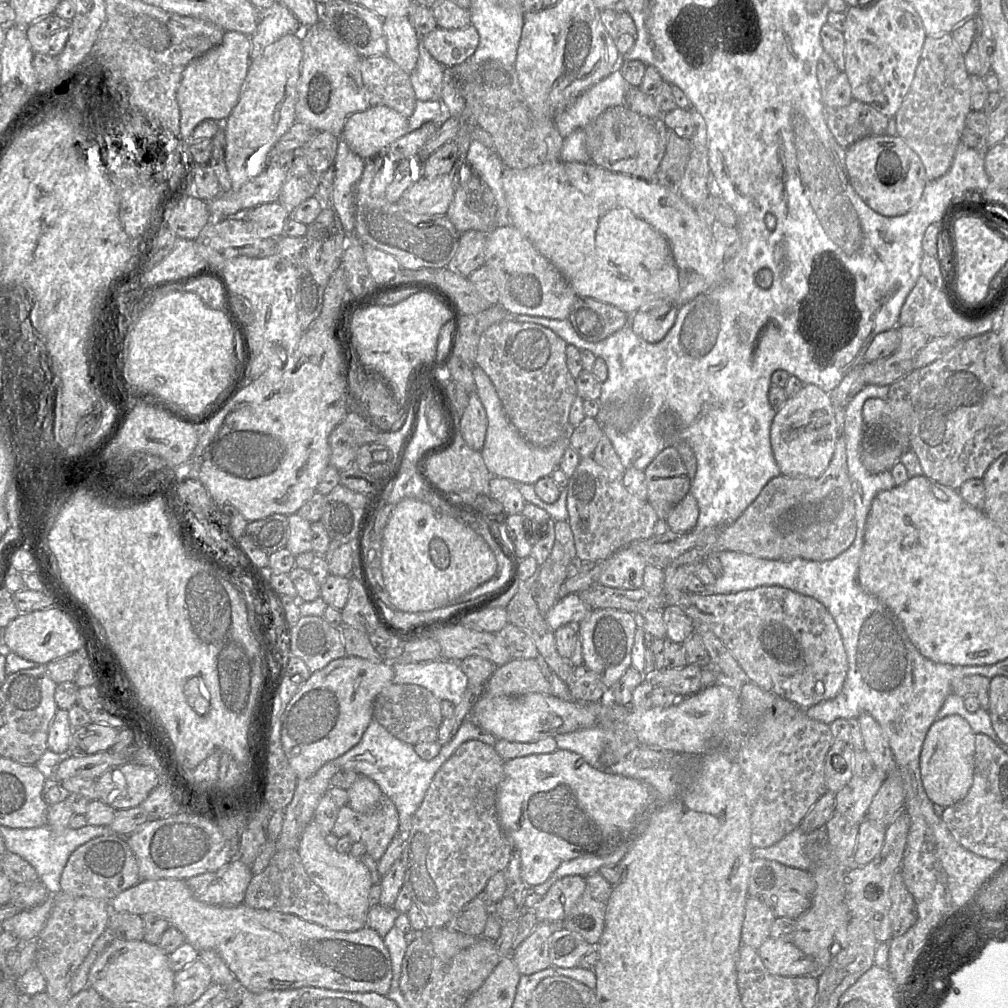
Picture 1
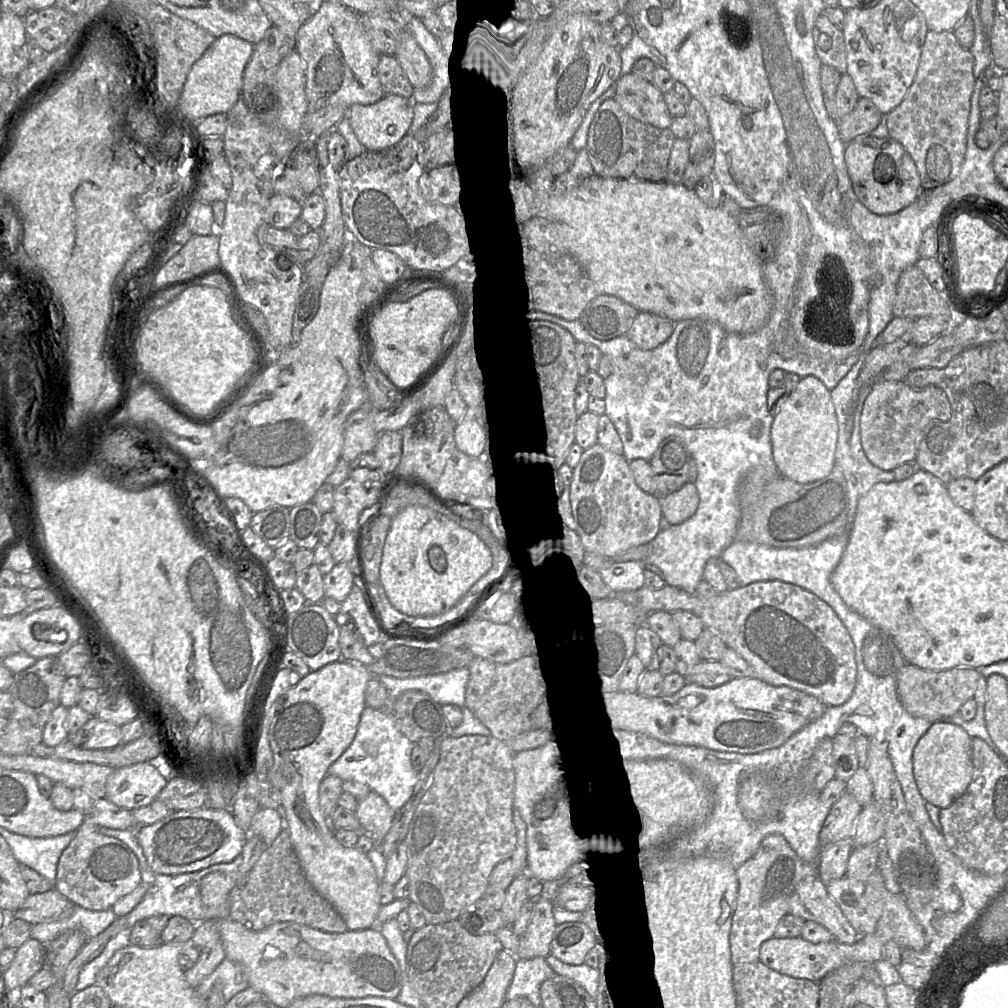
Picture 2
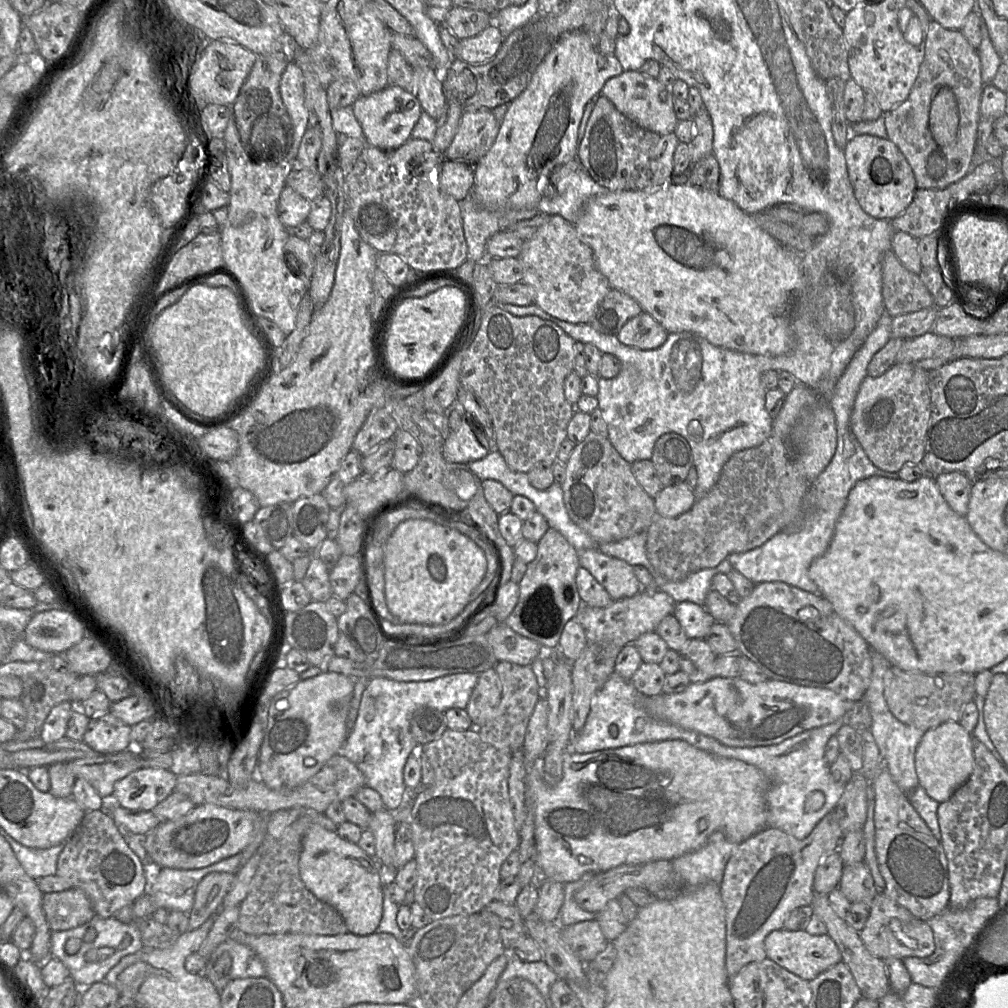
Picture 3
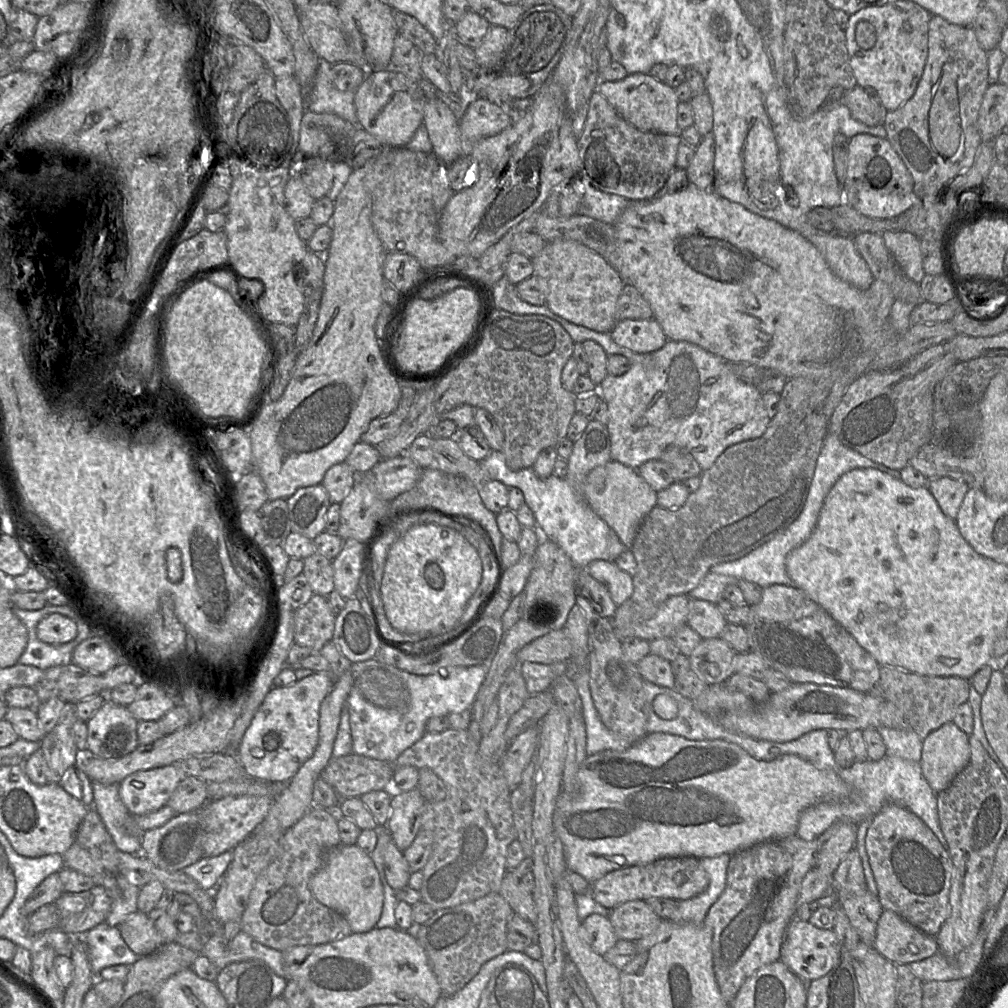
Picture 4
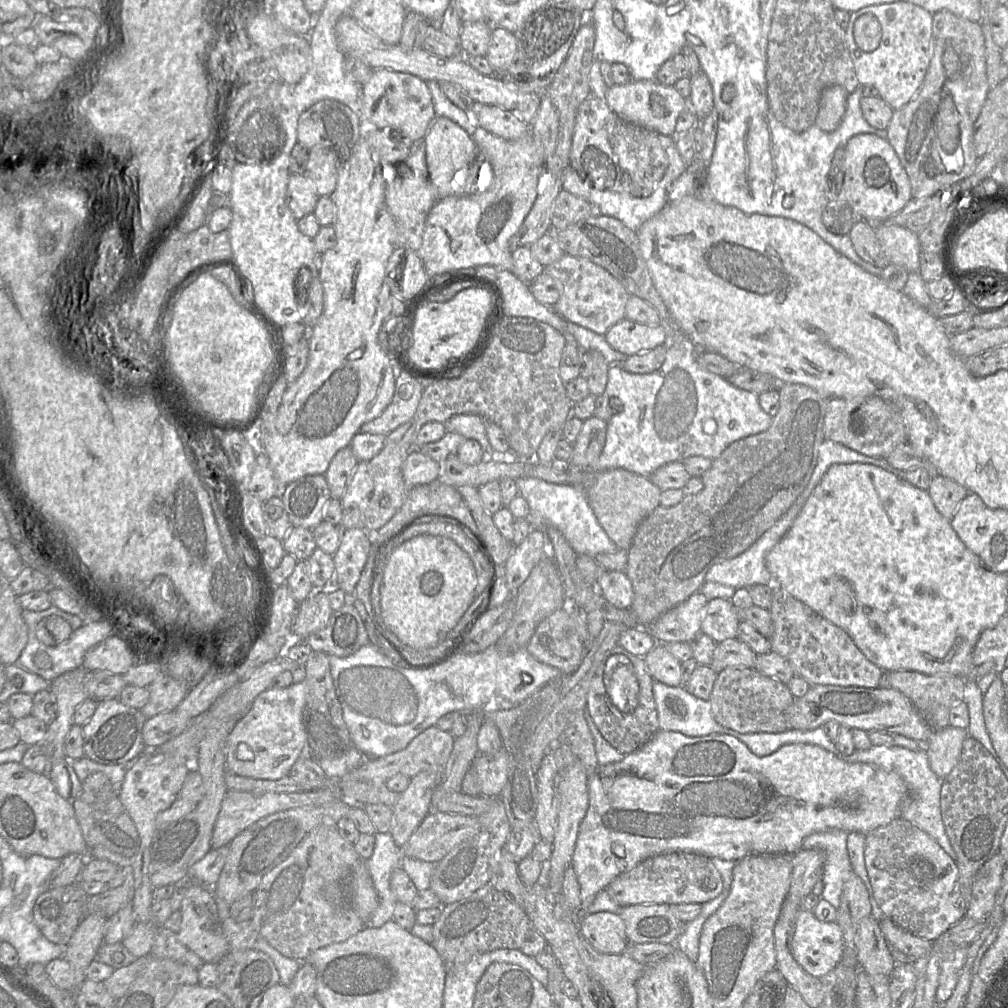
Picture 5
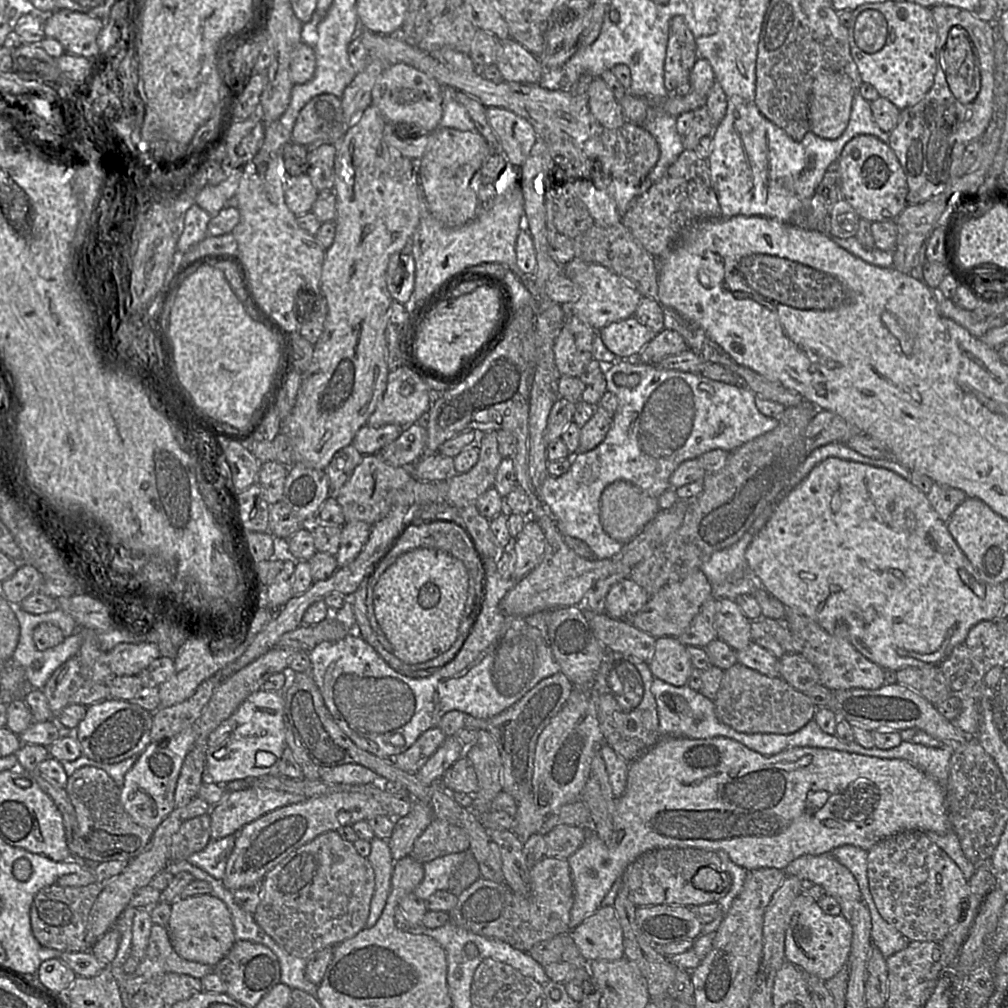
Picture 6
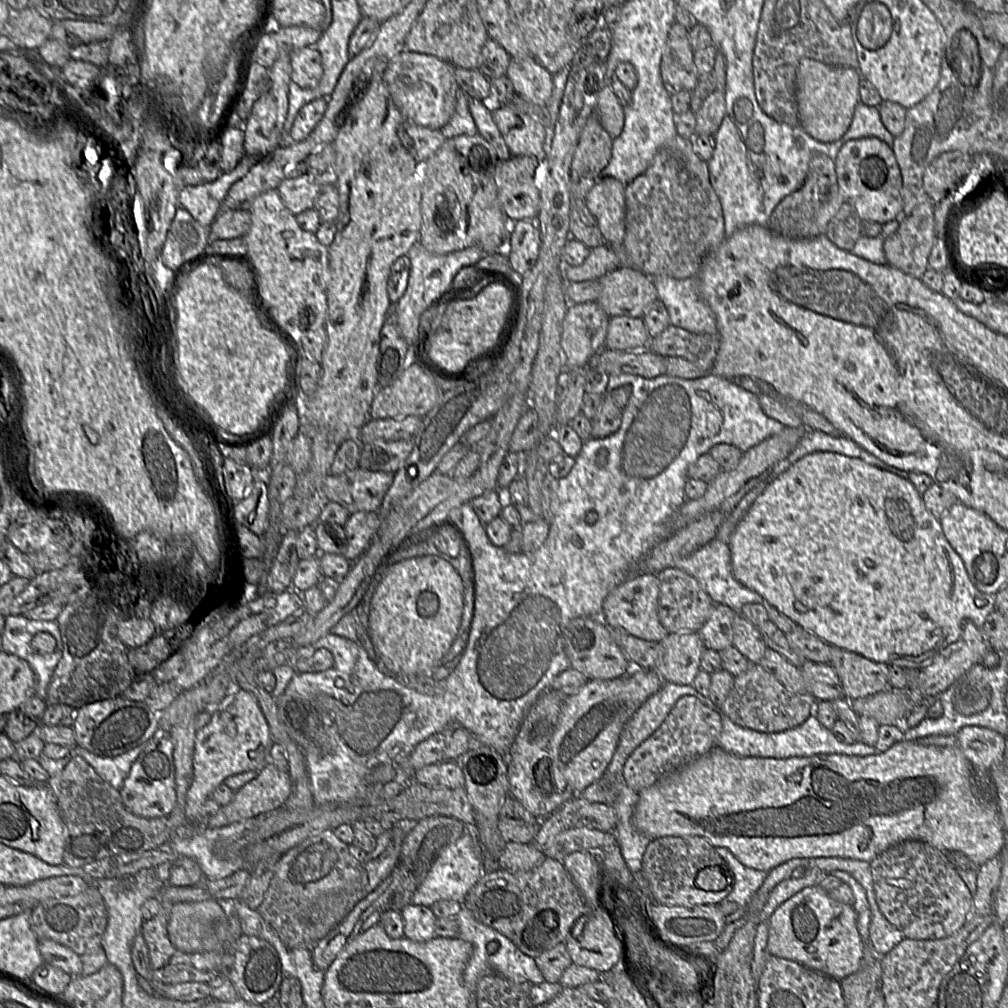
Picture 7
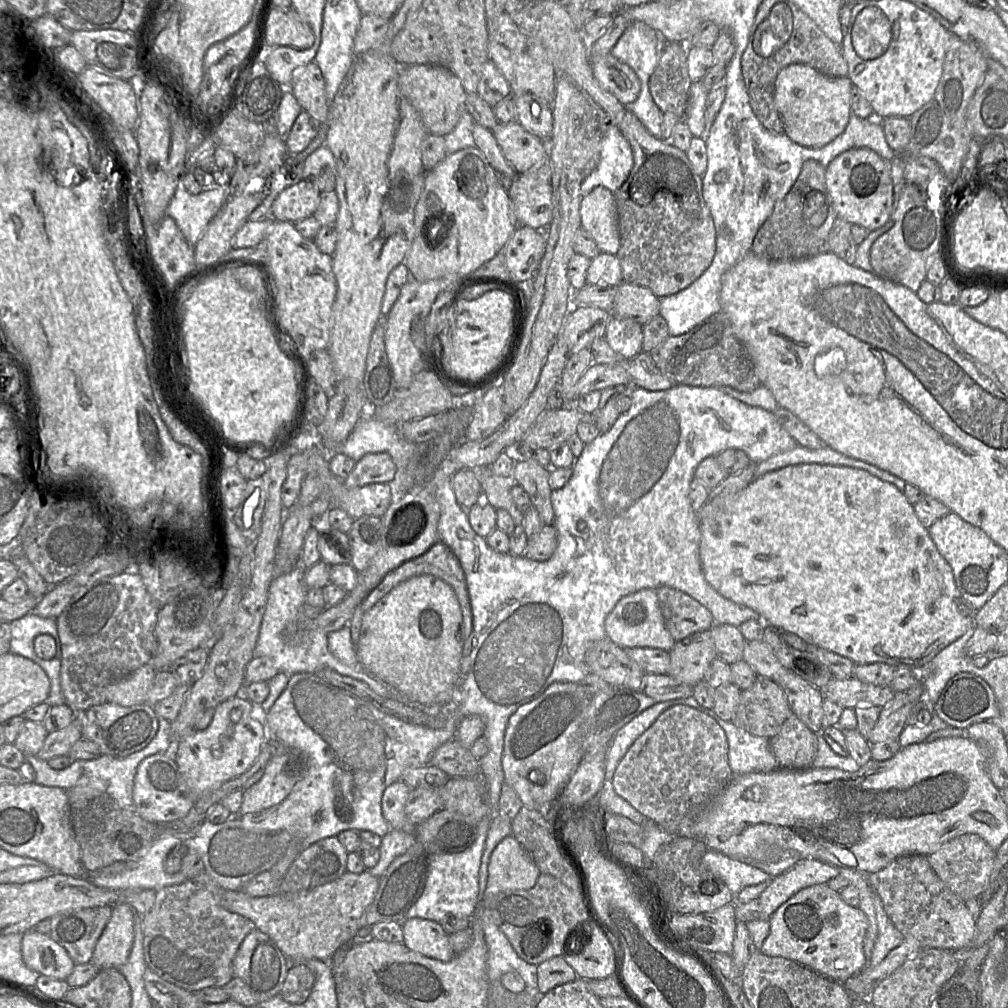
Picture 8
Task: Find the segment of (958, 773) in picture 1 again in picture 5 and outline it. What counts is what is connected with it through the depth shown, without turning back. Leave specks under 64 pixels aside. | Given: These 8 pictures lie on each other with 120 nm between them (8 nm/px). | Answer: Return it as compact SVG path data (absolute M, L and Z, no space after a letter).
M949 724L945 728L934 730L926 740L929 743L926 753L930 768L943 781L958 763L967 736L967 730Z

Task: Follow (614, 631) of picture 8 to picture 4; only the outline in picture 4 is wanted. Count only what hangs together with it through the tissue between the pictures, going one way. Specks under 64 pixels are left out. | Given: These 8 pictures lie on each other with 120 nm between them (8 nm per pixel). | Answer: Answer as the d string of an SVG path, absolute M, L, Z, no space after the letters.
M595 560L587 566L587 570L592 577L606 586L617 606L632 596L632 576L621 570L613 560Z

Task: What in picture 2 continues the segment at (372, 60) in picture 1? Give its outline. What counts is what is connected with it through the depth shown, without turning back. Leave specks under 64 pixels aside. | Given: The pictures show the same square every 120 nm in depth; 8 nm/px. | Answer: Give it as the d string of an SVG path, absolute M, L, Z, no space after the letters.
M380 55L377 72L385 95L395 94L412 99L414 88L395 56Z

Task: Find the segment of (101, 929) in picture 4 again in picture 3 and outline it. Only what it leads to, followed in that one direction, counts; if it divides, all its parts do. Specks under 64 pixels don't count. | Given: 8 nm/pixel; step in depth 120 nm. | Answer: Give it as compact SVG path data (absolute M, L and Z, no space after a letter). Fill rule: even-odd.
M95 916L89 922L65 931L52 931L51 933L51 955L60 960L70 972L70 977L80 988L87 988L96 982L105 980L106 974L123 957L134 954L143 948L141 942L141 933L139 923L124 924L118 921L114 916L110 918L101 918ZM93 928L96 930L96 937L91 942L86 942L84 936L87 931ZM69 939L80 940L80 948L75 954L68 954L65 950L65 944Z

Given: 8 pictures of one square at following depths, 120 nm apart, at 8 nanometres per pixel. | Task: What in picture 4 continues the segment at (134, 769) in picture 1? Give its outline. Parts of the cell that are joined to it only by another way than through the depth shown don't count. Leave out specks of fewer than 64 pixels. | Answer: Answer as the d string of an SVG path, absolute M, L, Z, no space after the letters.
M173 765L137 771L118 784L119 796L131 815L144 815L166 805L184 776Z

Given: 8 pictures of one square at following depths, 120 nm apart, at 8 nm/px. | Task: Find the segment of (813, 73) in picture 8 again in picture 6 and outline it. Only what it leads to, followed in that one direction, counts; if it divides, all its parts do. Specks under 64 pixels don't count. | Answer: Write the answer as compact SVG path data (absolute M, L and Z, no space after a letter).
M820 71L810 93L810 131L826 140L839 138L848 125L855 94L856 89L846 74Z

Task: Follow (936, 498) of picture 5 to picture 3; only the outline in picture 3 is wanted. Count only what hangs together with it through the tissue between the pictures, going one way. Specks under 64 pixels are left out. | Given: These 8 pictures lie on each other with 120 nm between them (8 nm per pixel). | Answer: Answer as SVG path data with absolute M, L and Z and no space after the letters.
M949 472L936 476L935 482L949 507L966 516L973 481L960 472Z

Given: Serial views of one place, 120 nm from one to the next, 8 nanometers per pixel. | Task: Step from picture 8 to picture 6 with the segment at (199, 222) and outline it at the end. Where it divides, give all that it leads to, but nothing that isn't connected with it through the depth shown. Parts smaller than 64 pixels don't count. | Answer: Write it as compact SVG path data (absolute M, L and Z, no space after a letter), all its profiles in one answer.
M243 167L231 169L225 181L218 185L207 184L195 197L195 203L210 216L216 216L226 202L234 197L243 175Z

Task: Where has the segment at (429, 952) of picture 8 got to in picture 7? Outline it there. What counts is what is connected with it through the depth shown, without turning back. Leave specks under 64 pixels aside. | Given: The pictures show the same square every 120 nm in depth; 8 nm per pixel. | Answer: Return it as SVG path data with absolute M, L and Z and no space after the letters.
M410 903L401 911L404 937L415 942L427 942L435 938L436 917L431 908Z

